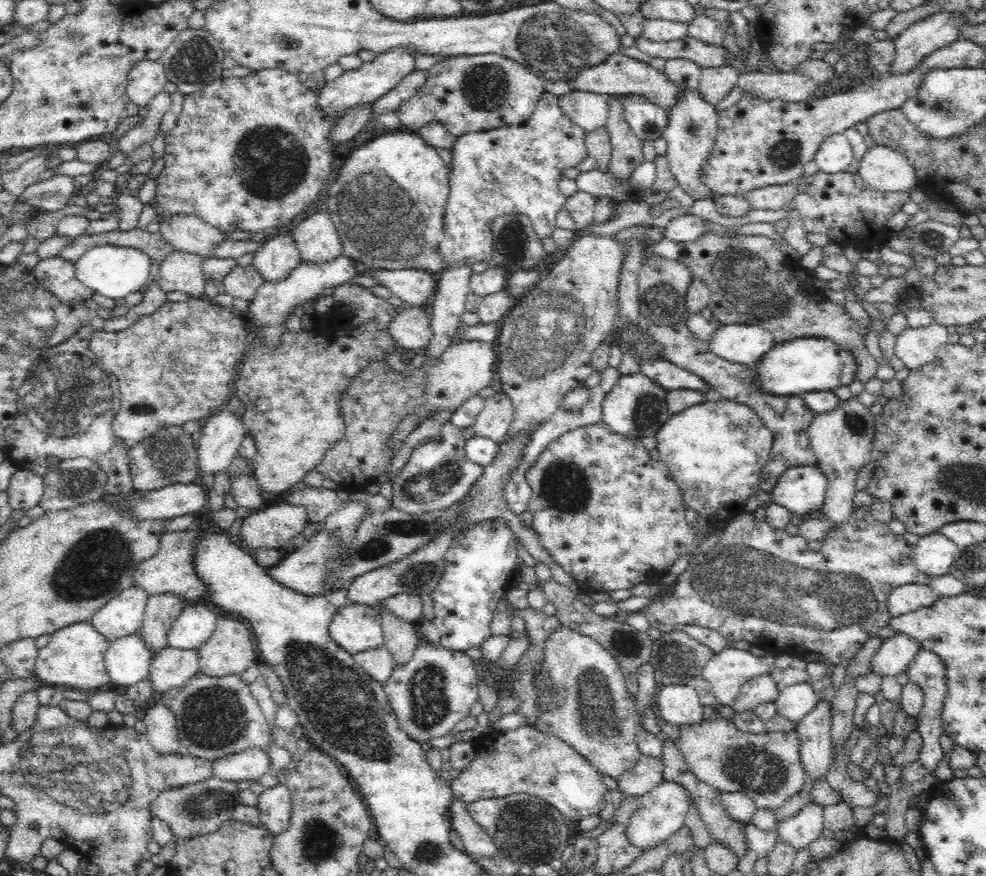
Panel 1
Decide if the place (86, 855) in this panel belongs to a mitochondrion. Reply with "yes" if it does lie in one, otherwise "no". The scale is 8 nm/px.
no

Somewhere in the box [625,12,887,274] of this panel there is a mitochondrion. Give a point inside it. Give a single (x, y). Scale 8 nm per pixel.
(786, 153)

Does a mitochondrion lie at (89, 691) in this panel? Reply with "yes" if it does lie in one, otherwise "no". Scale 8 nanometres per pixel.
no

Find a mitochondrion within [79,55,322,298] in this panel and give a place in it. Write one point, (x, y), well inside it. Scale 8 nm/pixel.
(271, 164)

